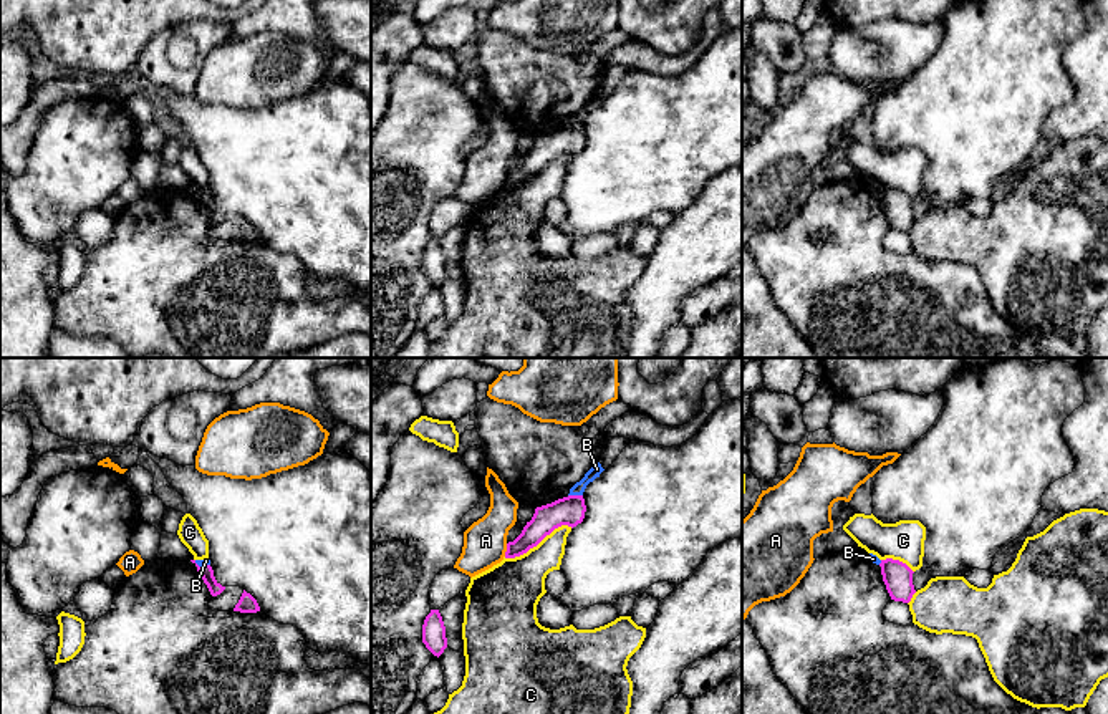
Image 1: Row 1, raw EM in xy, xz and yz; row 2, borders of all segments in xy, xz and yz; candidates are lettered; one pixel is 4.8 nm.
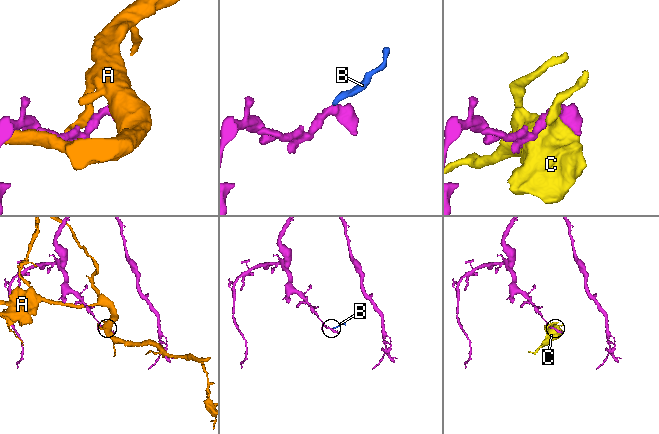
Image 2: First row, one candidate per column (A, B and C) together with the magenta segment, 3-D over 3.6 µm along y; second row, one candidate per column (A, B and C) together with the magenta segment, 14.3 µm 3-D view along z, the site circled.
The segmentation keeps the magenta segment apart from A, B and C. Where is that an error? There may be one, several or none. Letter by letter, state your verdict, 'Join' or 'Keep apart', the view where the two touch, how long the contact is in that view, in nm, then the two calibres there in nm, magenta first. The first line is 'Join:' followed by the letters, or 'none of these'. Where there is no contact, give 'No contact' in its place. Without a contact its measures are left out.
Join: none of these
A: Keep apart. Touches magenta in xz. Shared border 70 nm. Thickness 130 nm (magenta) against 200 nm
B: Keep apart. Touches magenta in xz. Shared border 70 nm. Thickness 140 nm (magenta) against 60 nm
C: Keep apart. Touches magenta in xz. Shared border 360 nm. Thickness 140 nm (magenta) against 280 nm

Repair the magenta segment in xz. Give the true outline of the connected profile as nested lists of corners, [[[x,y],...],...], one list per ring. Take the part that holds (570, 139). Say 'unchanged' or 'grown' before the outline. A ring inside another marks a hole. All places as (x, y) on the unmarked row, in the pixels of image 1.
unchanged; [[[568,124],[535,137],[522,162],[507,172],[505,187],[515,187],[537,176],[547,164],[561,154],[576,156],[586,141],[583,124]]]

